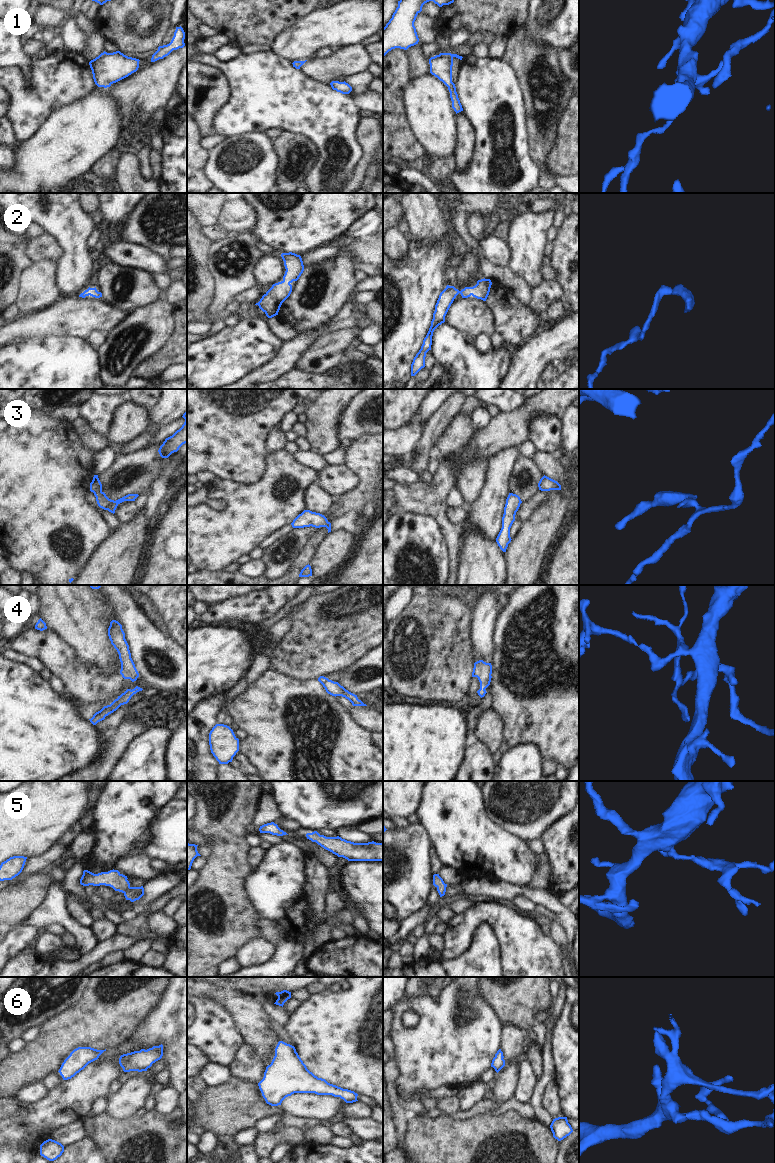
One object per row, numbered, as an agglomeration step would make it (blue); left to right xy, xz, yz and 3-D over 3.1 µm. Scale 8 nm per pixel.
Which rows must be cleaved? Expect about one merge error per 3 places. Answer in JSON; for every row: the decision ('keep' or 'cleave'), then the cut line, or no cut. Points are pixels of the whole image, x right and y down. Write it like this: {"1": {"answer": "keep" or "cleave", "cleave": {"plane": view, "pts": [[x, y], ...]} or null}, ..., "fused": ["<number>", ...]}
{"1": {"answer": "keep", "cleave": null}, "2": {"answer": "keep", "cleave": null}, "3": {"answer": "keep", "cleave": null}, "4": {"answer": "keep", "cleave": null}, "5": {"answer": "keep", "cleave": null}, "6": {"answer": "keep", "cleave": null}, "fused": []}

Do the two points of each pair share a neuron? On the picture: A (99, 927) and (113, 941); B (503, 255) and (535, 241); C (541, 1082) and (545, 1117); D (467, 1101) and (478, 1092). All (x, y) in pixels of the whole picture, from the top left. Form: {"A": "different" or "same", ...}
{"A": "different", "B": "different", "C": "same", "D": "same"}

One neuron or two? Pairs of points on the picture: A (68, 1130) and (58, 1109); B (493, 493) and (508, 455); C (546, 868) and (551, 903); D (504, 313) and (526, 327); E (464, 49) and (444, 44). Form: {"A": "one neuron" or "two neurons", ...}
{"A": "two neurons", "B": "one neuron", "C": "two neurons", "D": "one neuron", "E": "one neuron"}

